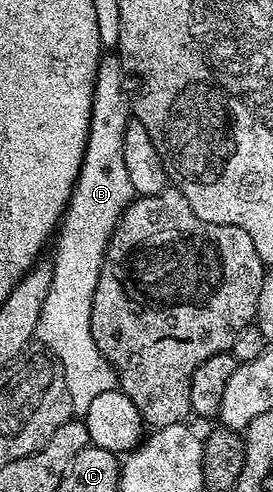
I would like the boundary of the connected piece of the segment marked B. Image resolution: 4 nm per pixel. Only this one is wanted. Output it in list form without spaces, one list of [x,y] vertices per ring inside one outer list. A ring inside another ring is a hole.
[[[101,55],[96,66],[86,150],[76,185],[72,188],[72,197],[68,199],[68,207],[58,225],[56,257],[50,260],[50,290],[46,302],[42,302],[42,314],[36,327],[39,343],[53,352],[62,366],[72,414],[76,418],[84,418],[90,402],[98,394],[115,389],[118,384],[112,365],[94,342],[90,314],[94,290],[104,265],[104,252],[121,214],[136,196],[134,186],[130,186],[130,177],[126,175],[126,161],[122,159],[122,138],[126,138],[130,119],[130,100],[124,97],[124,80],[126,73],[120,67],[119,55]]]

